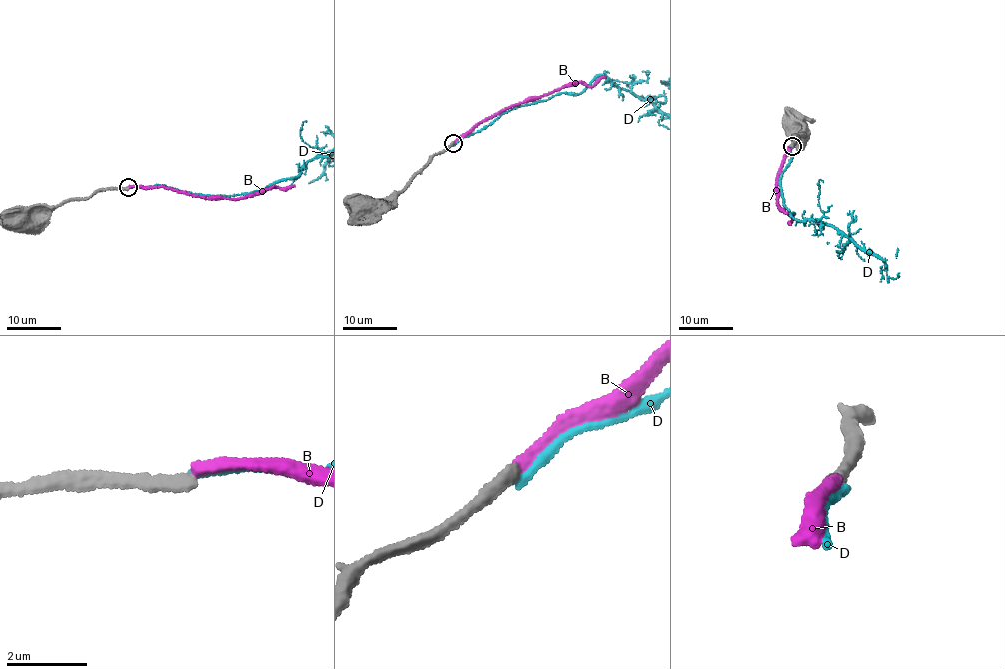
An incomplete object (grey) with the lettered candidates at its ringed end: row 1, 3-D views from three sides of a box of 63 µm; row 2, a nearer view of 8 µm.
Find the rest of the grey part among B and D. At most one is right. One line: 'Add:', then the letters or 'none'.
Add: B

